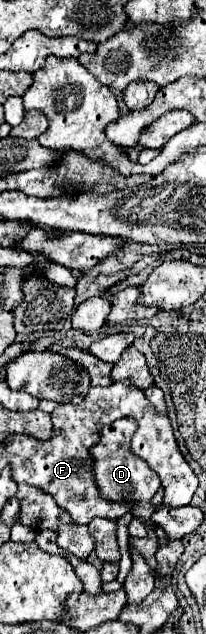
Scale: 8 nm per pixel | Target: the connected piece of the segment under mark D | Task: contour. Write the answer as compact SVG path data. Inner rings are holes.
M117 419L115 423L109 423L101 429L101 441L93 447L93 455L95 455L95 465L93 465L93 475L95 475L95 483L99 489L99 495L109 499L109 501L121 501L121 503L131 503L131 513L133 517L141 519L147 527L147 535L143 539L129 539L131 547L139 549L141 555L145 557L147 565L151 569L155 569L155 551L159 547L157 543L157 535L155 535L155 523L151 521L151 515L155 511L155 507L151 505L153 495L159 491L159 477L155 471L151 471L147 467L147 463L143 463L141 459L137 459L131 453L131 437L137 431L137 421L135 419Z

